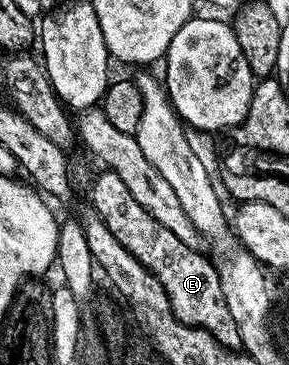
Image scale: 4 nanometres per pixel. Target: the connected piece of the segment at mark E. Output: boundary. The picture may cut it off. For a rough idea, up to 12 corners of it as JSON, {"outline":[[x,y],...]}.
{"outline":[[115,172],[88,202],[159,277],[175,317],[240,348],[218,268],[139,205]]}

